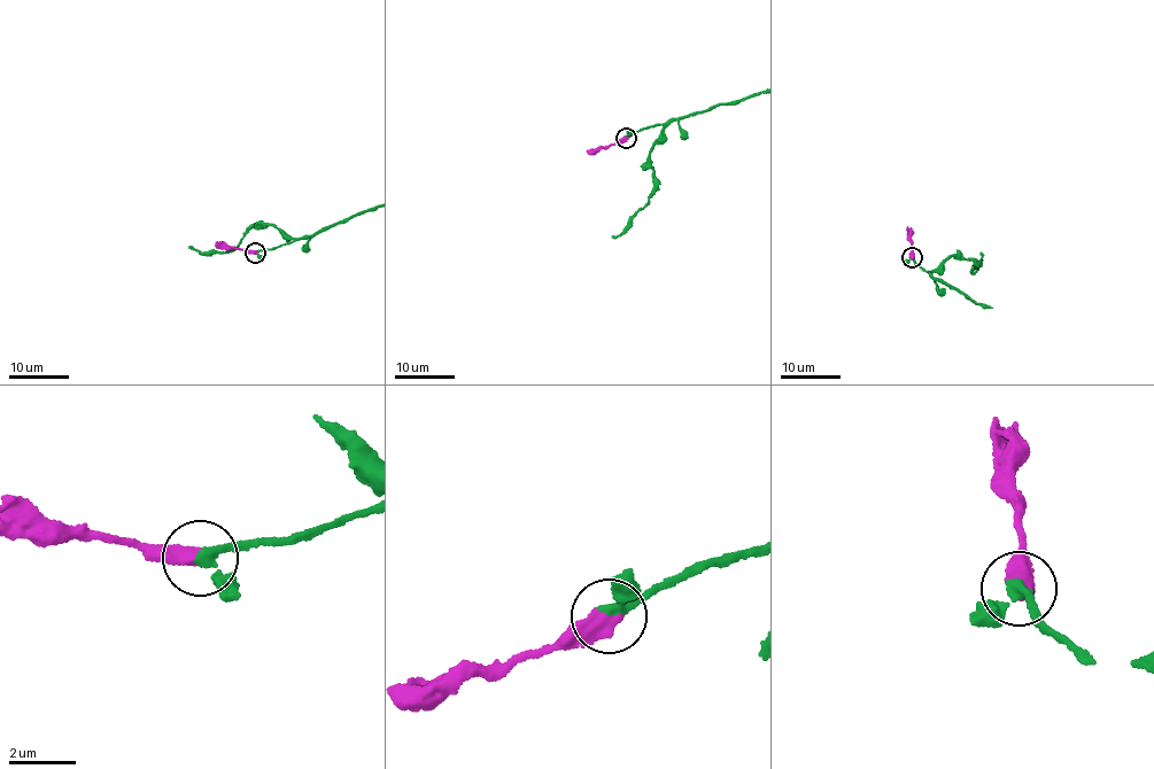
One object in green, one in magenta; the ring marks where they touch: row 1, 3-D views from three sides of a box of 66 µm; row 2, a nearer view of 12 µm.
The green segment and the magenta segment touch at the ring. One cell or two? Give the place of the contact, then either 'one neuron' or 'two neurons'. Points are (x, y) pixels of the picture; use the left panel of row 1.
(255, 253) | one neuron

